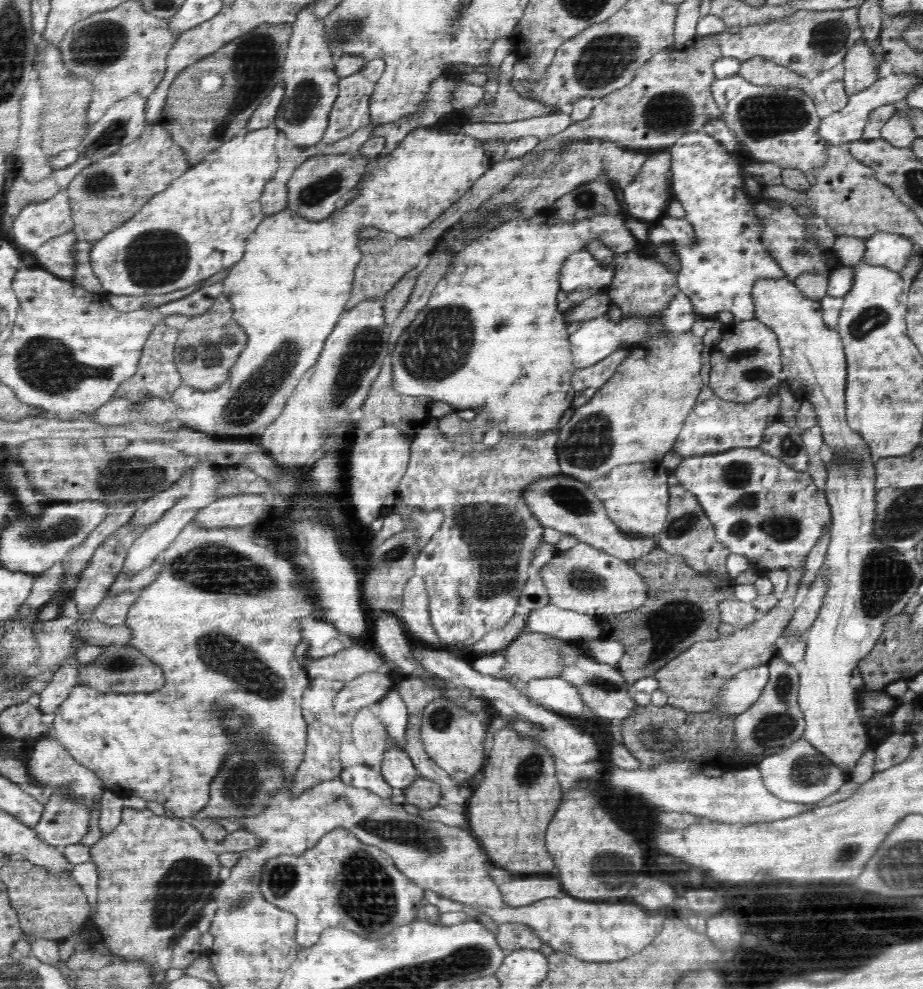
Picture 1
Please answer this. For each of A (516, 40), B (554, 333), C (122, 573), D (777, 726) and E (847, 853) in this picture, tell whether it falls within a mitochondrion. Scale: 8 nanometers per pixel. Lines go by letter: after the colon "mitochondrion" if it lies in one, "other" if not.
A: other
B: other
C: other
D: mitochondrion
E: mitochondrion

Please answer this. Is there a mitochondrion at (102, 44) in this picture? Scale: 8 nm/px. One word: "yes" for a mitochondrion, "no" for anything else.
yes

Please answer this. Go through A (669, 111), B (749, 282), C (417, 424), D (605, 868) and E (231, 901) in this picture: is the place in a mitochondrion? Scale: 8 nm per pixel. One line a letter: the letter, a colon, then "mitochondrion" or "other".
A: mitochondrion
B: other
C: other
D: mitochondrion
E: mitochondrion

